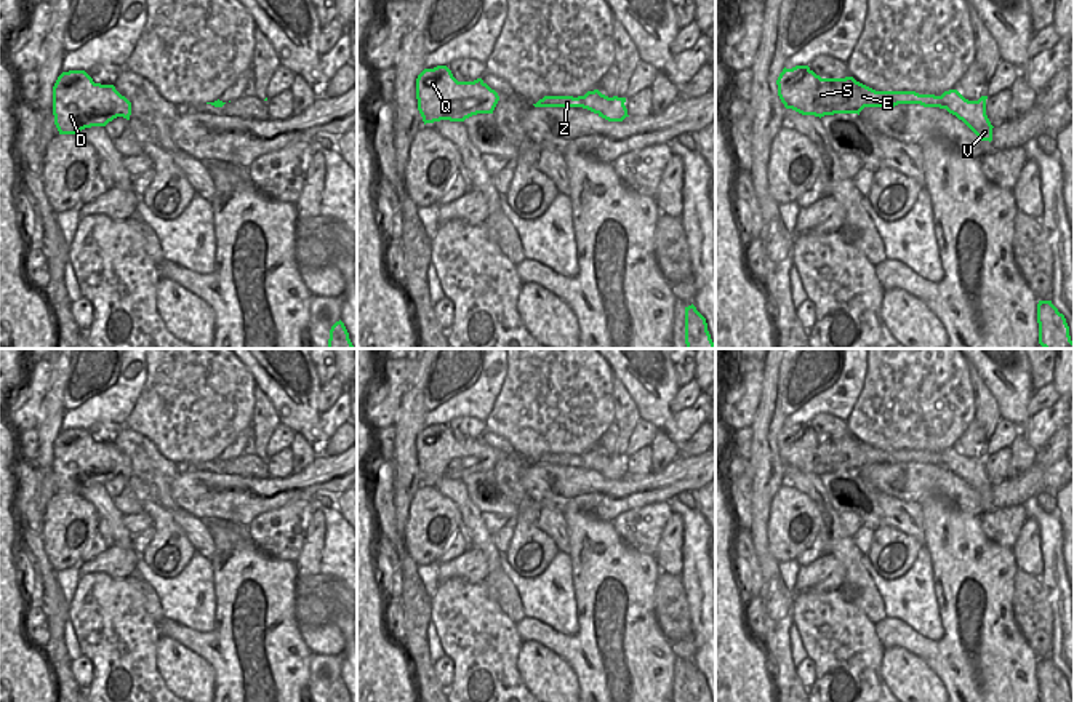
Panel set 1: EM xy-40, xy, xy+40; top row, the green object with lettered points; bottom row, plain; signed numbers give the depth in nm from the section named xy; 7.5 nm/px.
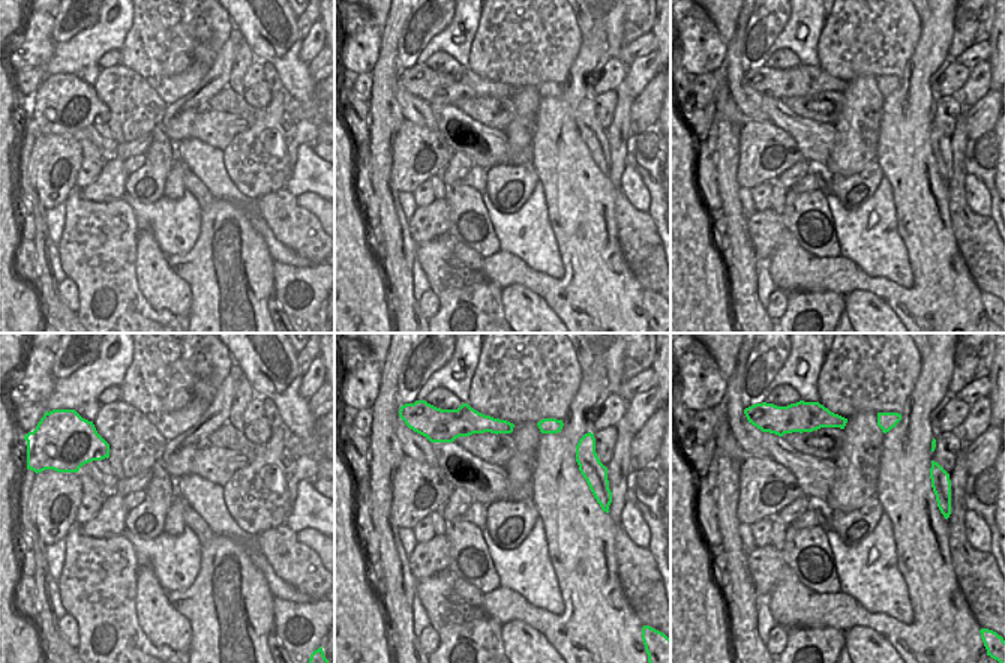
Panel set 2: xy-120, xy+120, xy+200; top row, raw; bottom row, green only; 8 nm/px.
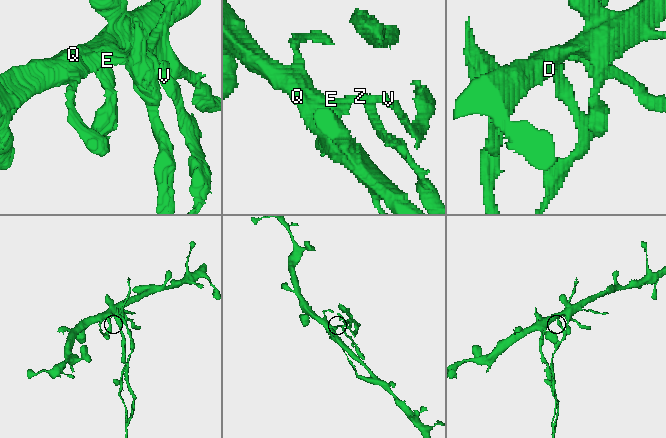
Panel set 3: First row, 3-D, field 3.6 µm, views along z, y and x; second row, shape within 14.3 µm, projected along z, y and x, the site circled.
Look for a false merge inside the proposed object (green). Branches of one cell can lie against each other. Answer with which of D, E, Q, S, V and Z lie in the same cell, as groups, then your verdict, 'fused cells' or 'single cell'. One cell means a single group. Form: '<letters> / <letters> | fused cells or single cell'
D E Q S Z / V | fused cells

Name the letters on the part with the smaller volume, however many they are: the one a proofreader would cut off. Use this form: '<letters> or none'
V

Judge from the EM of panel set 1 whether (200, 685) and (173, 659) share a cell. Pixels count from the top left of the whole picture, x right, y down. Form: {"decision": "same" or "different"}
{"decision": "same"}

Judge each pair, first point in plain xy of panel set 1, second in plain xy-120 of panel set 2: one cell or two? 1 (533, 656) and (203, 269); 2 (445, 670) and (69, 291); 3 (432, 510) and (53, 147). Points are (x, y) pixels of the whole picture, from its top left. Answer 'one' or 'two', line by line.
1: two
2: one
3: one

